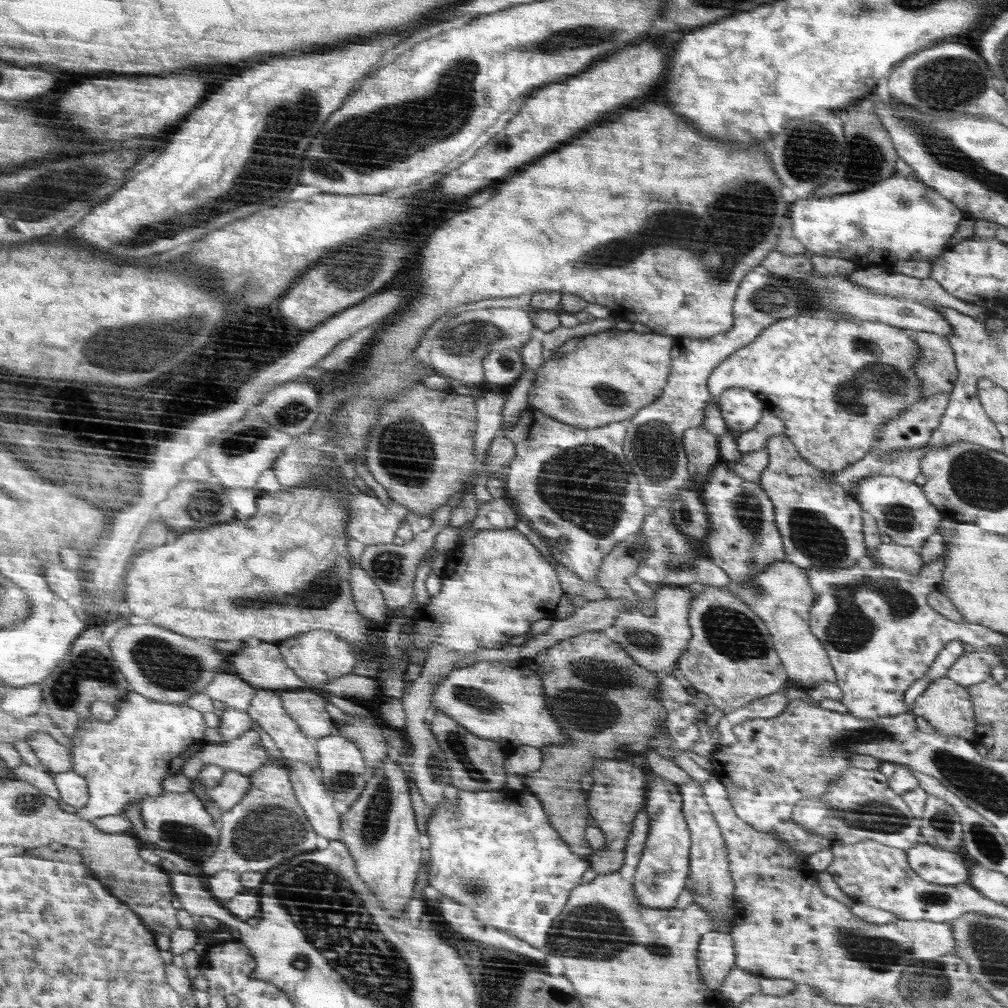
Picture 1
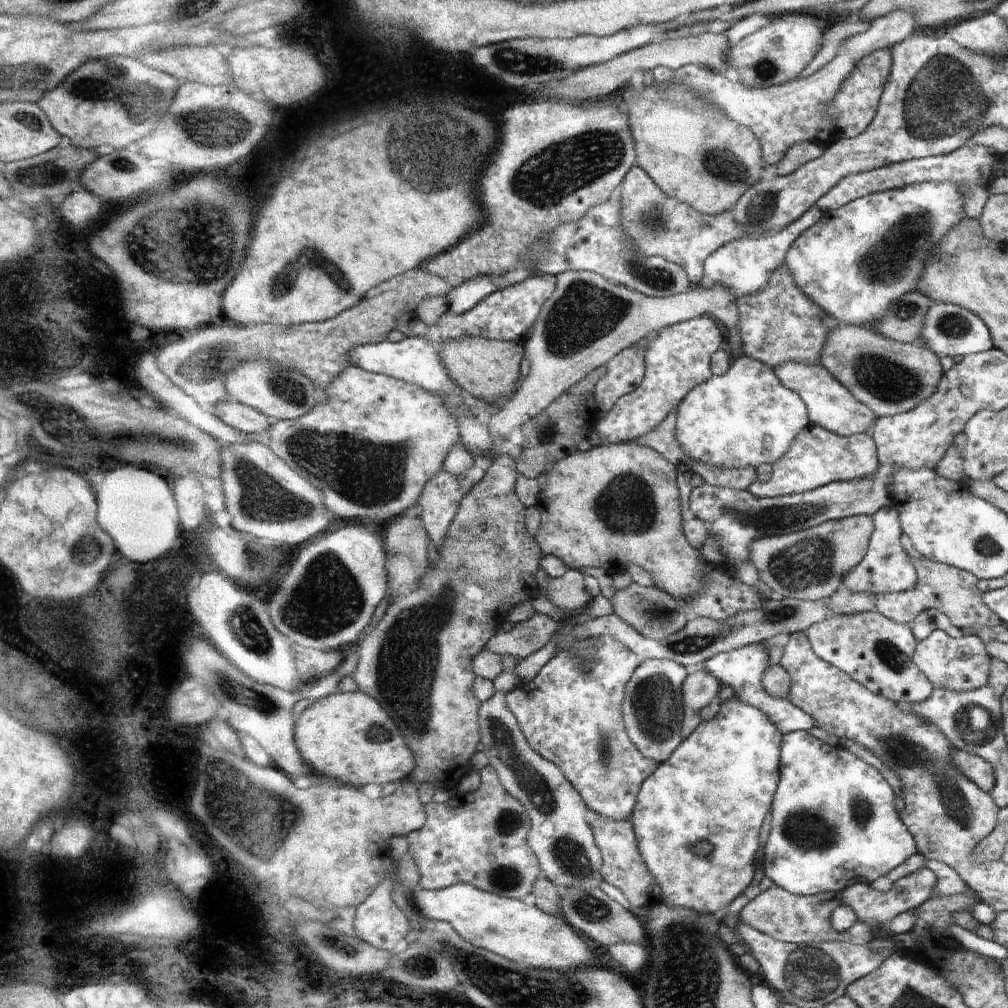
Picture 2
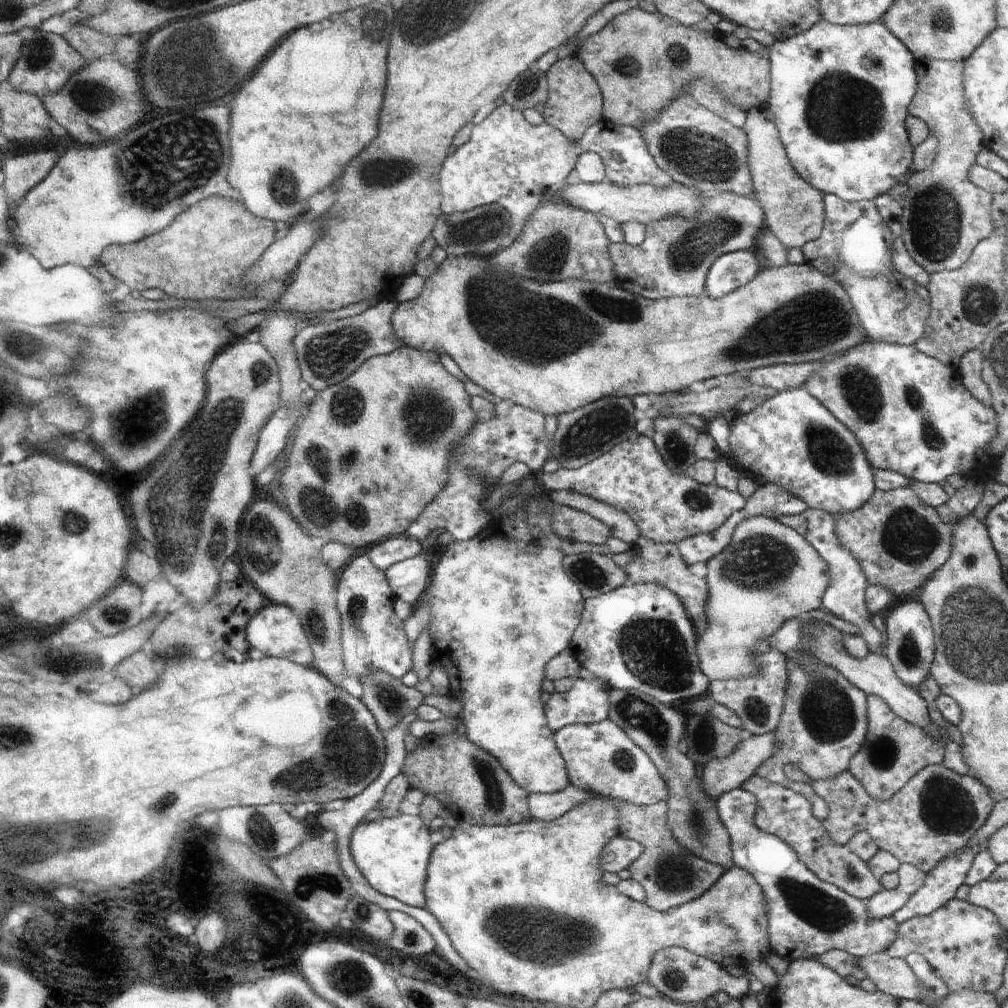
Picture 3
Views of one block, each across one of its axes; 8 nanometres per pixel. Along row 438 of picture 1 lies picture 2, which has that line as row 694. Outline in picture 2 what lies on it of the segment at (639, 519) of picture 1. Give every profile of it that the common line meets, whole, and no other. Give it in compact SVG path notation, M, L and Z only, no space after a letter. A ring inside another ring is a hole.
M608 635L578 639L571 649L558 651L548 660L530 683L514 687L505 698L530 746L542 758L561 767L594 814L614 821L630 819L642 784L660 768L654 759L642 756L629 737L622 710L626 686L643 660L623 642Z

